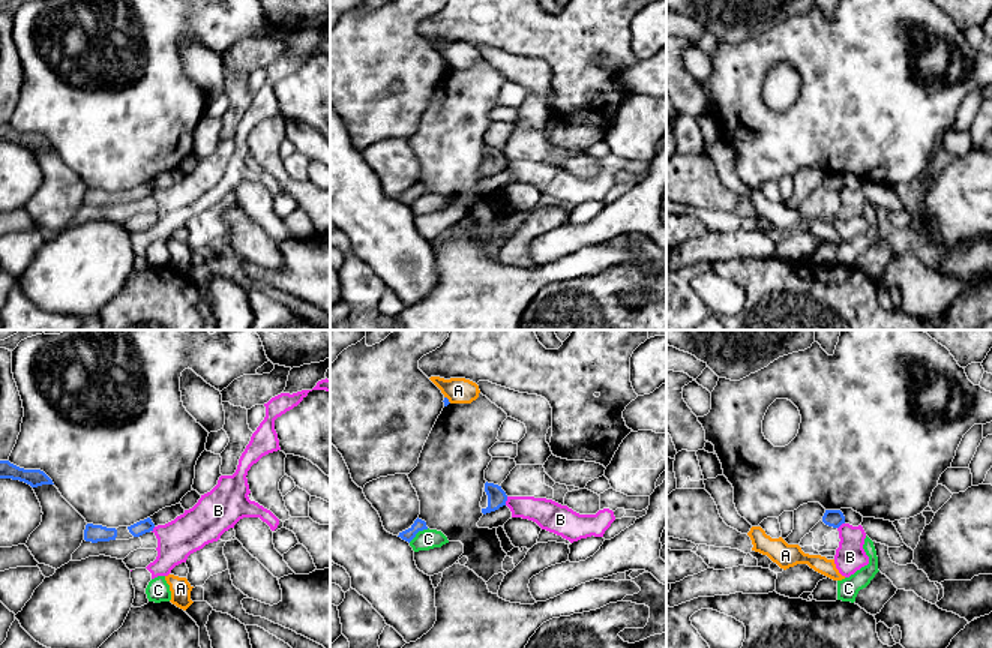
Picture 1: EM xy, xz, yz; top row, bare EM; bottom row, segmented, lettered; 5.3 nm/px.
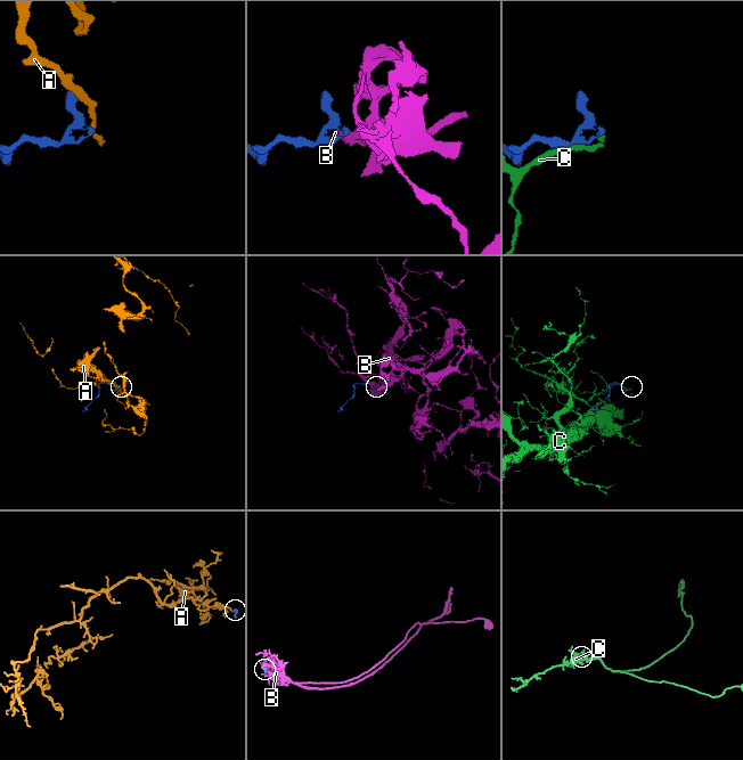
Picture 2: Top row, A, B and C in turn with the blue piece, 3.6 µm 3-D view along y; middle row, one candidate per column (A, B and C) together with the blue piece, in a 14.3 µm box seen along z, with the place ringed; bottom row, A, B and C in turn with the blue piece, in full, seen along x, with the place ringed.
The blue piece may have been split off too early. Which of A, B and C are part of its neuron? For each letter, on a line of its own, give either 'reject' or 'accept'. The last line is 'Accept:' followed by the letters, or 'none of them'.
A: reject
B: reject
C: reject
Accept: none of them

